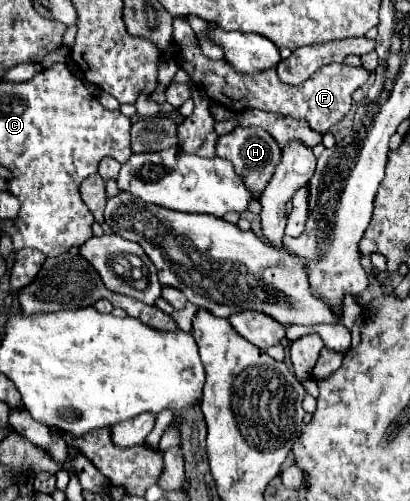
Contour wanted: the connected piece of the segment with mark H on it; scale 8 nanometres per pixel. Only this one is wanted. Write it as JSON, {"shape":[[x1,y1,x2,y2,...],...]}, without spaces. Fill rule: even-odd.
{"shape":[[236,126,230,134,220,136,218,146,216,146,216,156,230,160,234,164,234,172,244,180,244,184,252,192,252,196,258,198,272,178,274,168,278,166,278,162,282,158,282,150,278,148,276,140,264,128]]}

